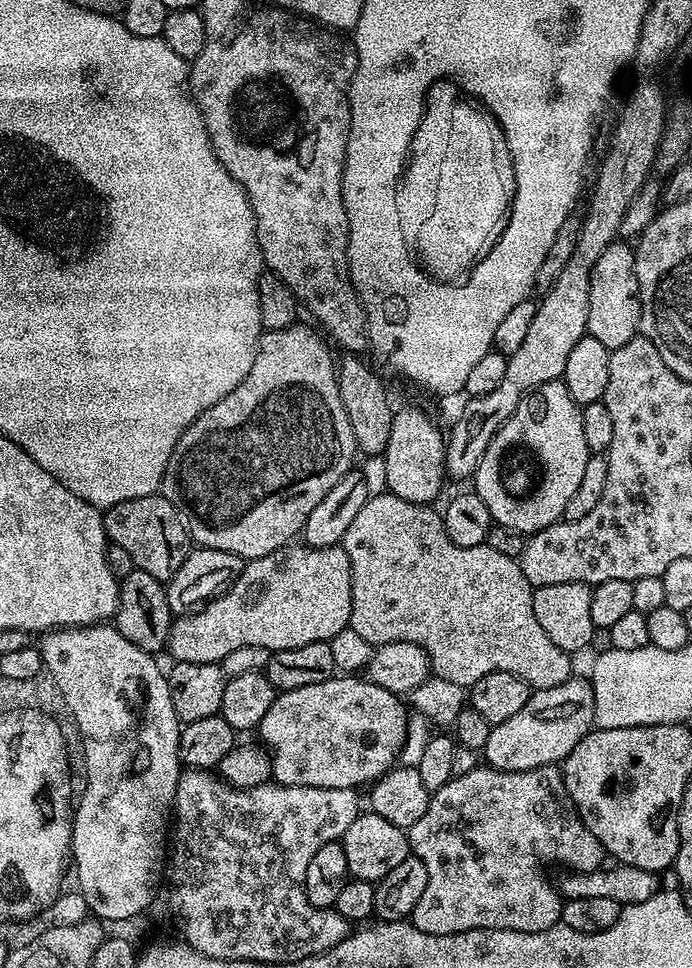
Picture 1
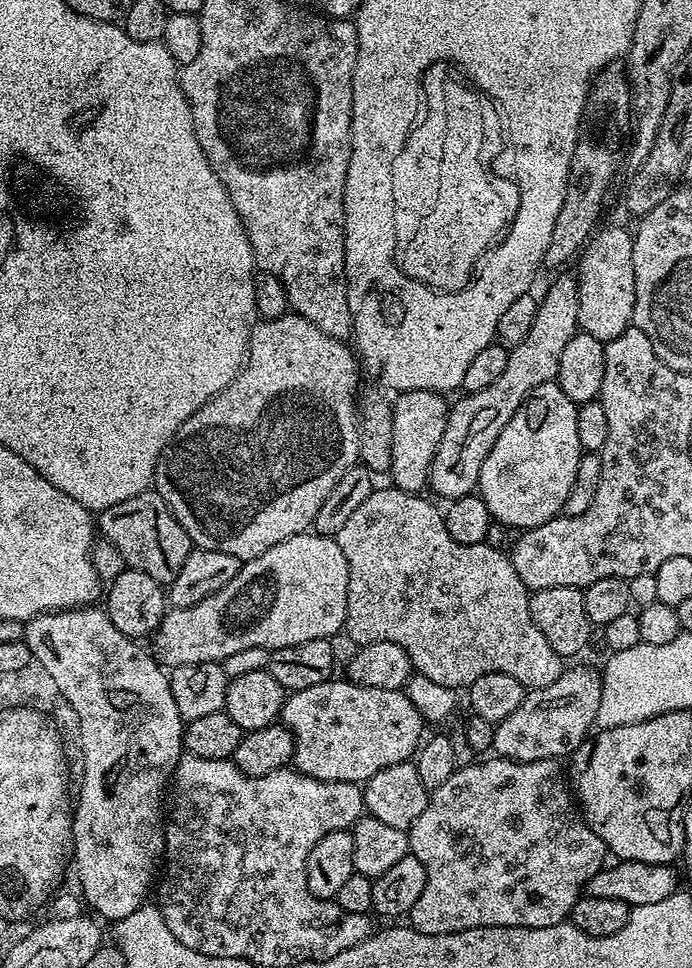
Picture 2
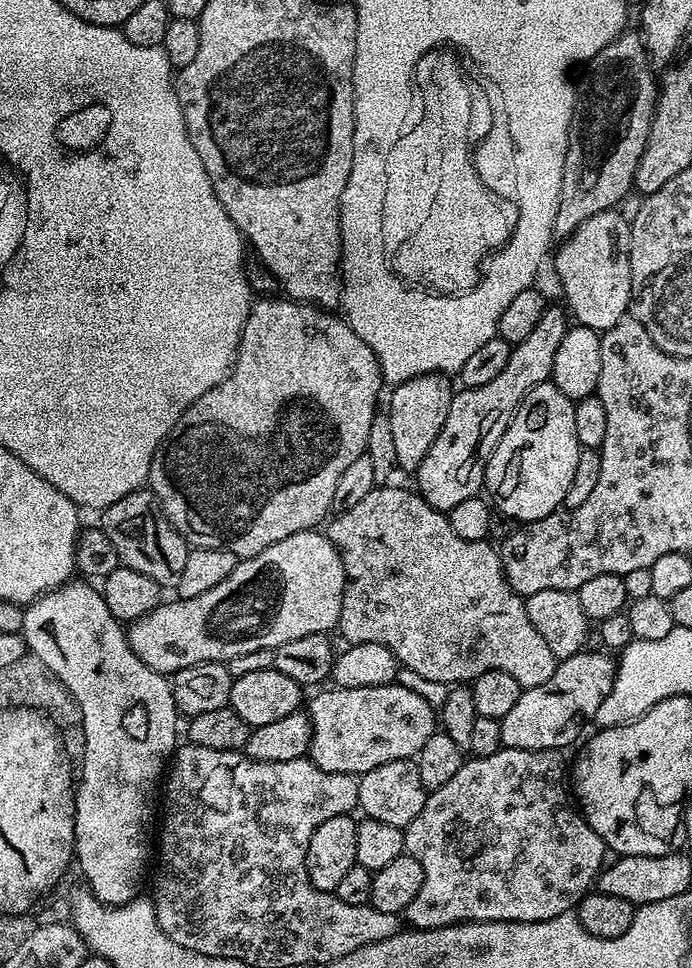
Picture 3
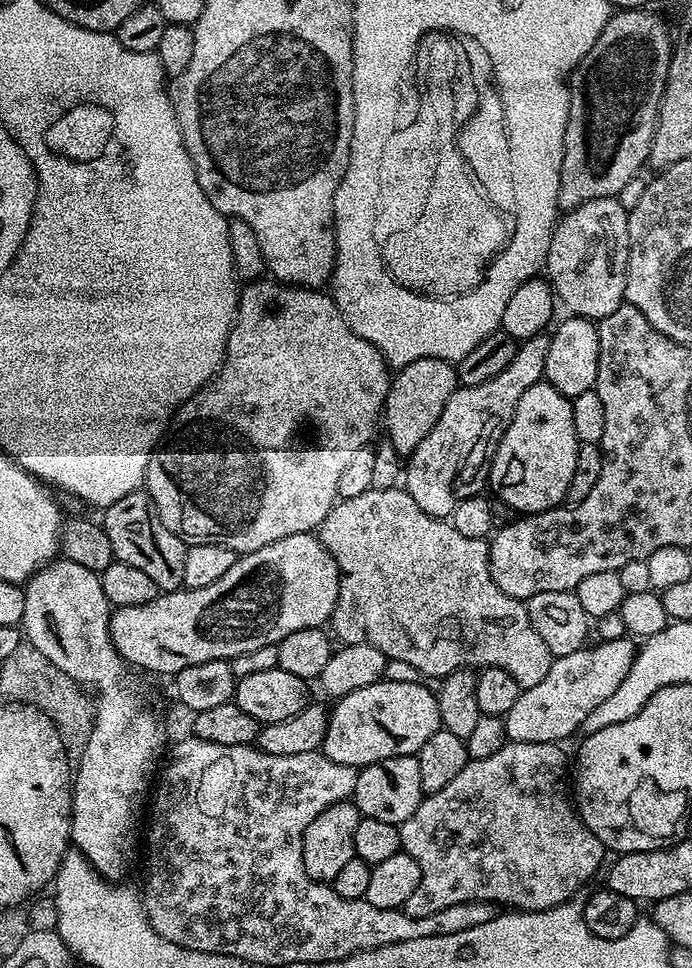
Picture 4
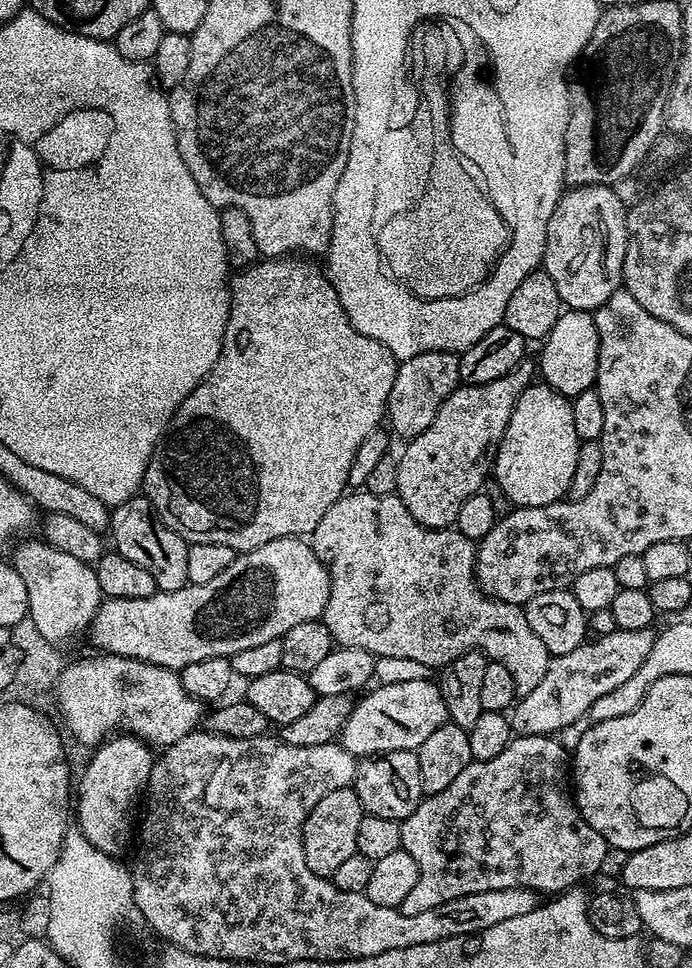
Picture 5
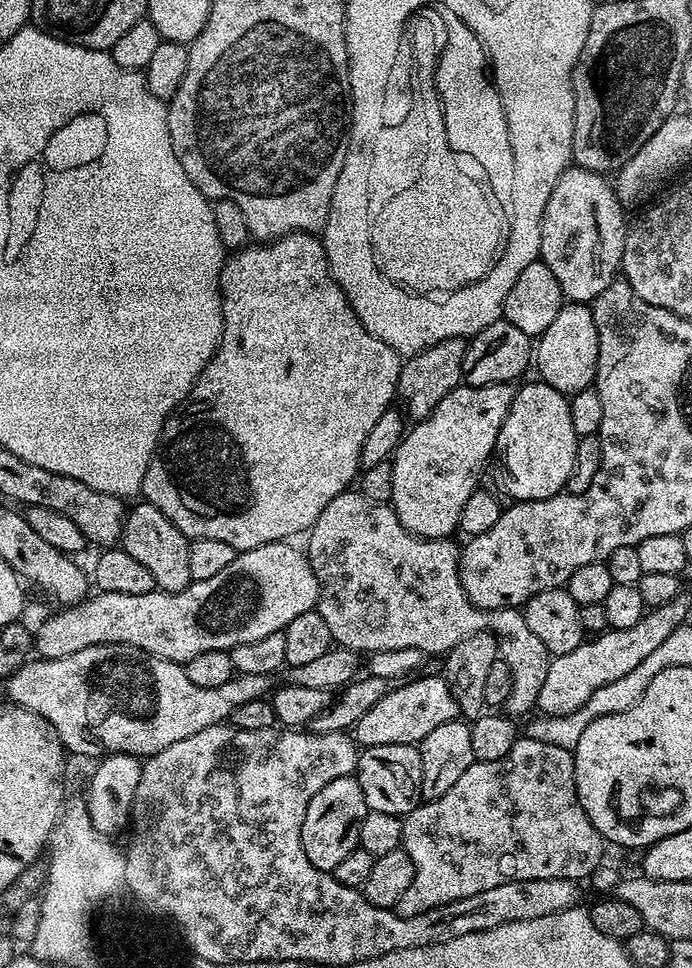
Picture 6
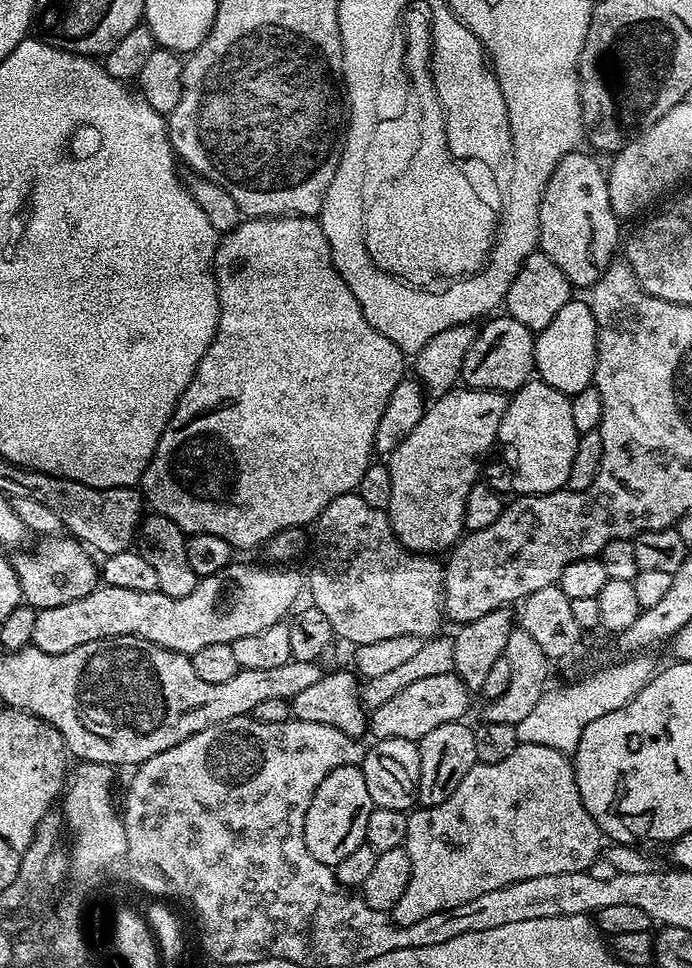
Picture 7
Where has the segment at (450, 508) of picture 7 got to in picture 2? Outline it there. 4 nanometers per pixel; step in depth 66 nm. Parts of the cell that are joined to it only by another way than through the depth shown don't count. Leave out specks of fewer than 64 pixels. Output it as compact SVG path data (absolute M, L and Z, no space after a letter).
M575 275L560 276L539 297L534 323L530 326L530 334L522 342L511 345L506 370L486 390L469 392L461 395L457 404L451 405L446 434L442 434L442 442L438 442L438 450L434 454L434 462L428 471L428 483L431 491L445 496L451 502L463 496L473 495L477 491L482 462L486 454L494 446L498 434L514 418L518 406L534 390L534 386L551 384L558 374L558 362L562 362L562 350L566 350L570 338L574 338L580 328L580 307Z

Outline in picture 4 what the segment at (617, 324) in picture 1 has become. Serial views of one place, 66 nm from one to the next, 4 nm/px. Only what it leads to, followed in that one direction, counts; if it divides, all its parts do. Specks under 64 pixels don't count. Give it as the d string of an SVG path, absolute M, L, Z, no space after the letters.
M611 196L594 198L565 211L548 238L546 276L555 299L561 300L571 315L599 322L614 314L624 300L630 238L628 208L620 202Z

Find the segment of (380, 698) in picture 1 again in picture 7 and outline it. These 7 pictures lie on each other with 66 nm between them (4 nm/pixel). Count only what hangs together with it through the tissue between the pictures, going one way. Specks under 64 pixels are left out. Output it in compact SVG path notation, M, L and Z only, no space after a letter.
M453 671L437 674L435 678L422 678L406 686L406 690L394 694L394 698L390 698L390 702L386 702L381 708L371 709L370 732L373 732L376 740L406 738L418 742L437 726L463 721L464 715L468 712L468 699L470 699L470 693L467 686Z

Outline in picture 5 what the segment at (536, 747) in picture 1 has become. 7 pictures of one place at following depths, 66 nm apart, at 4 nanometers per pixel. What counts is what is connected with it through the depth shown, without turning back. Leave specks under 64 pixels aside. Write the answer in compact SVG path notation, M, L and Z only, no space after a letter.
M652 628L642 630L622 630L605 636L596 636L579 644L570 654L554 656L548 661L546 675L542 682L530 690L530 694L520 696L510 712L513 733L521 736L558 734L570 722L582 718L602 694L618 690L646 662L646 654L654 646L657 633Z

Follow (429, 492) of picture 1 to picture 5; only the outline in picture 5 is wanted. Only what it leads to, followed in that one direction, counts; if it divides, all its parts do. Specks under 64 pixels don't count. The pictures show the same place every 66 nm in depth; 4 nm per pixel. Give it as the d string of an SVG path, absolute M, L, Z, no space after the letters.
M429 350L426 354L414 354L413 356L401 359L399 361L394 386L390 386L390 398L386 405L386 424L393 433L397 432L401 436L401 441L407 442L413 440L430 422L434 422L436 412L446 402L446 398L456 388L461 387L460 379L460 356L452 350Z

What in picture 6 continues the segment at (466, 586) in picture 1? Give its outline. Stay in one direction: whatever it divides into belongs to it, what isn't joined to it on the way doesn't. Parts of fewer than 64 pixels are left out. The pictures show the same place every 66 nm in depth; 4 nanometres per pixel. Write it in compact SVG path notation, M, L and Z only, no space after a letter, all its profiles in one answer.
M349 490L338 494L338 498L334 498L334 502L330 502L330 506L326 506L326 510L322 510L322 514L318 514L318 518L310 531L307 533L308 548L306 547L306 555L310 566L314 570L314 574L318 578L318 586L320 587L320 597L316 599L315 611L322 614L322 619L326 621L326 626L330 630L333 641L341 648L349 648L351 652L357 654L371 654L380 651L396 651L406 650L407 648L420 648L423 640L428 640L431 636L452 636L451 638L459 638L461 636L469 636L475 632L490 632L497 637L500 642L499 659L506 662L506 666L510 666L510 674L514 674L514 690L510 690L510 698L506 705L507 715L513 718L527 717L528 711L536 708L538 694L542 694L542 685L546 683L546 670L548 669L548 661L550 654L546 650L546 646L542 646L542 642L534 634L534 630L530 630L530 626L526 626L526 618L520 608L495 608L487 612L485 608L475 608L466 598L466 590L462 590L462 582L460 581L460 550L461 545L455 544L455 539L445 538L442 540L427 540L421 536L413 536L411 532L407 532L402 526L402 522L398 522L398 514L392 509L391 503L373 504L371 500L367 500L358 490Z

